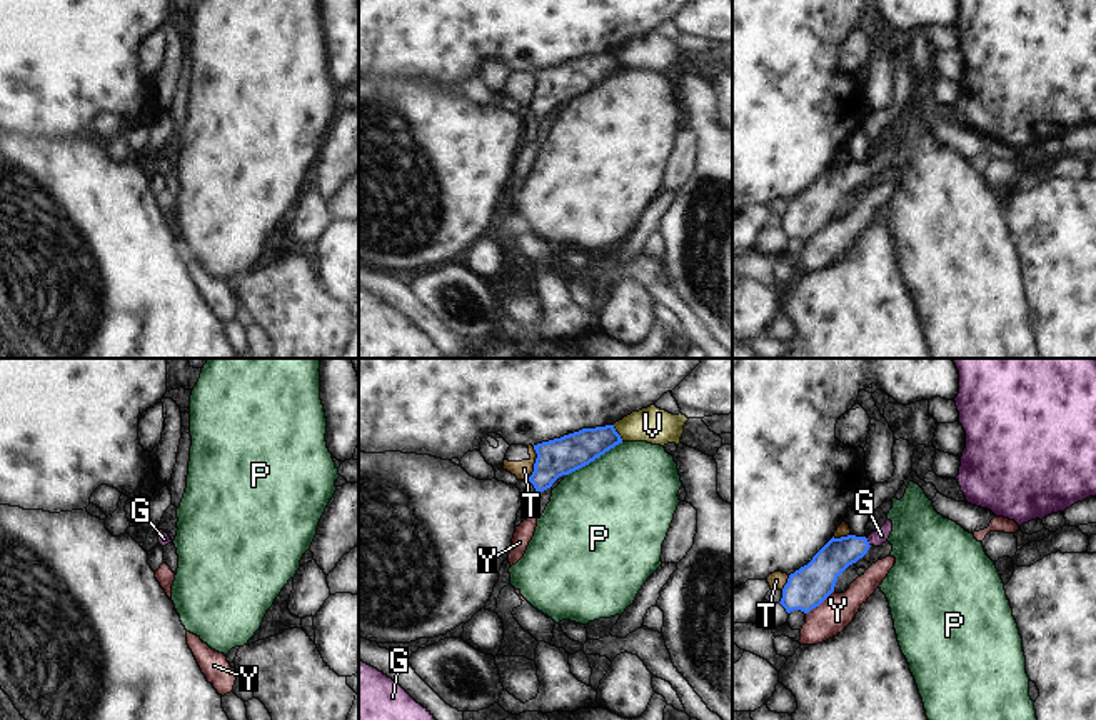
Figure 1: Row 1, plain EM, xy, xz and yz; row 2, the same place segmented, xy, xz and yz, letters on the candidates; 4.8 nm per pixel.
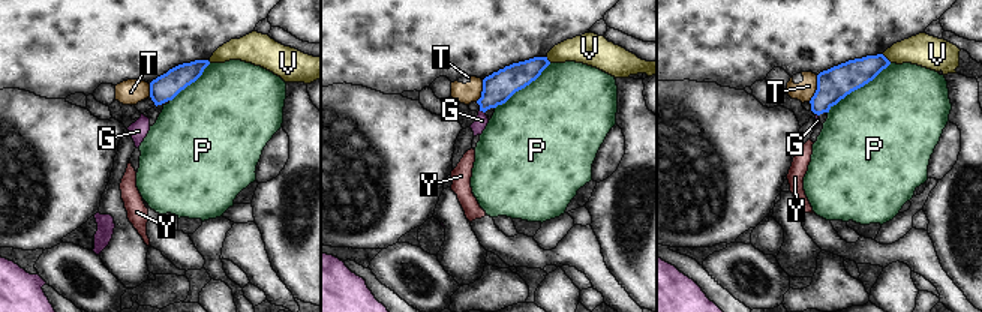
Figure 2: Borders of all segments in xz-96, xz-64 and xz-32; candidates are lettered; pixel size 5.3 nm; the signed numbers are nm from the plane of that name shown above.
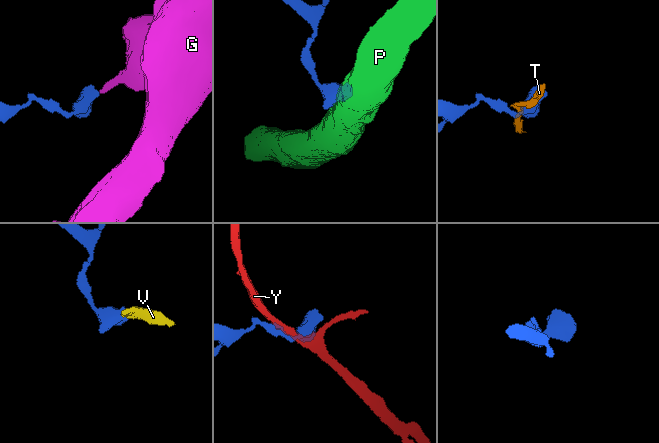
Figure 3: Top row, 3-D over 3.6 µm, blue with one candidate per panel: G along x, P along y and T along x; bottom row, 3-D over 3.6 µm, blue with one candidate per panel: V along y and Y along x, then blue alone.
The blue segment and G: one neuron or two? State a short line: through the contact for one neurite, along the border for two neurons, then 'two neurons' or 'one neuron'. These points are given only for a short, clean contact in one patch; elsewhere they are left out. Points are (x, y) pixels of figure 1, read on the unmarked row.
line yz (838, 180), (868, 169), (881, 162); one neuron

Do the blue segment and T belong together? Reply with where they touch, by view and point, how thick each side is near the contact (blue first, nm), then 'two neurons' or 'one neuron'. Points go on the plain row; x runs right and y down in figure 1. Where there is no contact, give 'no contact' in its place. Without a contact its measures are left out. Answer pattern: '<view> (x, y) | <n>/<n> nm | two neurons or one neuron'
xz (536, 89) | 180/90 nm | two neurons

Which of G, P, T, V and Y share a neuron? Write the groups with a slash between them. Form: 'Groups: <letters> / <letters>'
Groups: G / P / T / V / Y

